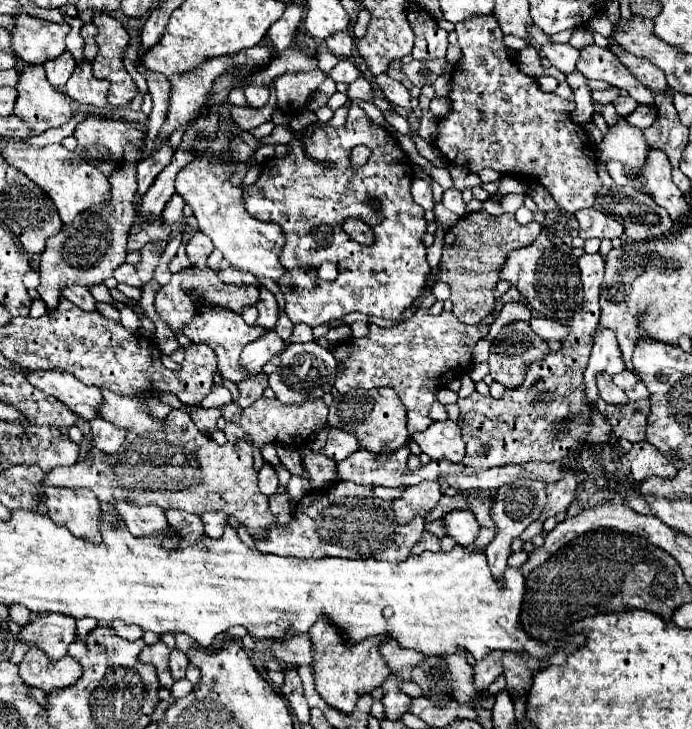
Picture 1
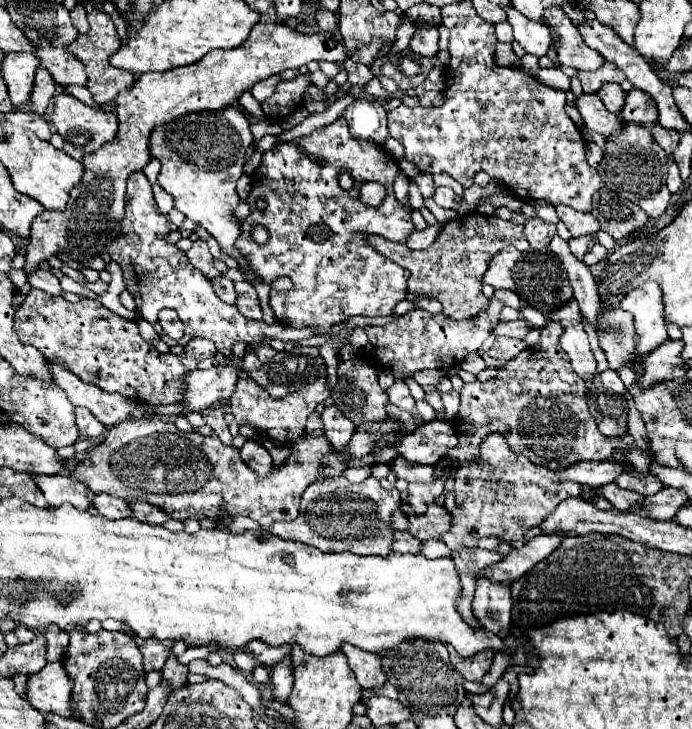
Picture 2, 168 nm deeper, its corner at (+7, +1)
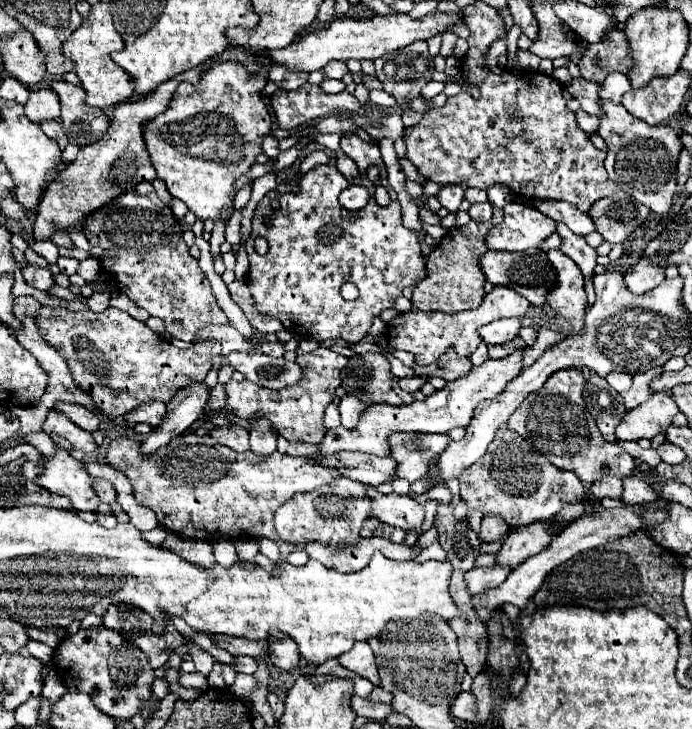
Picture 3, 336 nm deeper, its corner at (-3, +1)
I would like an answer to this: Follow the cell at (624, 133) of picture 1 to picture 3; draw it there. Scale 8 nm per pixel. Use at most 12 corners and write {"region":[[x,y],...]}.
{"region":[[572,78],[566,88],[580,108],[600,116],[598,84]]}

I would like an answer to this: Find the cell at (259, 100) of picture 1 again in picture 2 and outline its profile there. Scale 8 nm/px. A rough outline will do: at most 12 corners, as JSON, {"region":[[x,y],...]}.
{"region":[[278,76],[260,80],[252,86],[258,102],[270,98],[280,82]]}

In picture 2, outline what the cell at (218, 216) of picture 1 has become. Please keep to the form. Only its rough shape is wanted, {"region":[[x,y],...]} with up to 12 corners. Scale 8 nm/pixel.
{"region":[[234,106],[154,128],[158,184],[234,260],[254,138]]}

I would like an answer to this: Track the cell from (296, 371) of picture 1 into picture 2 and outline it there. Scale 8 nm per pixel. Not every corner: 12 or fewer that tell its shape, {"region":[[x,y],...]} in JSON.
{"region":[[316,346],[278,352],[248,376],[272,398],[320,376]]}

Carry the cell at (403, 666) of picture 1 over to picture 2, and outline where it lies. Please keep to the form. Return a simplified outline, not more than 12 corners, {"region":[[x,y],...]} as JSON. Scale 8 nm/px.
{"region":[[342,644],[348,664],[362,688],[388,680],[382,656]]}

